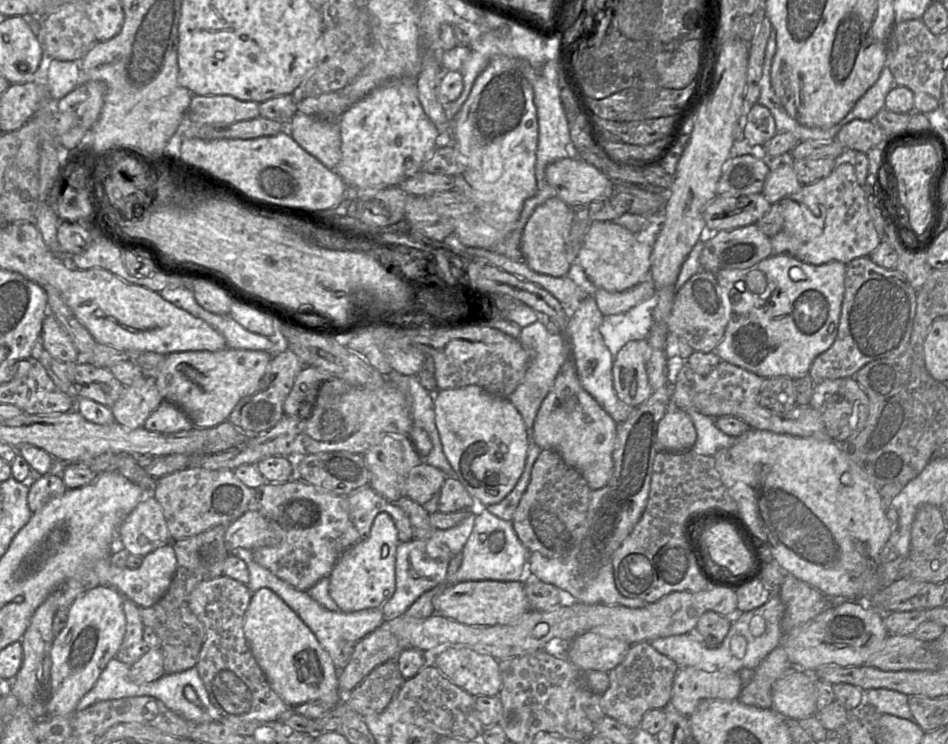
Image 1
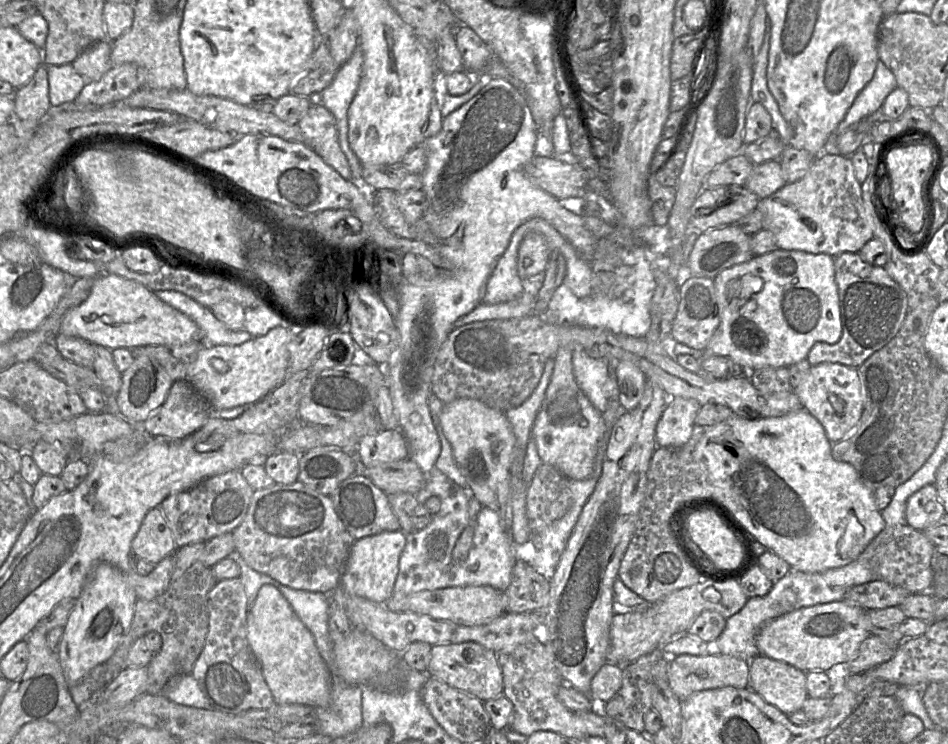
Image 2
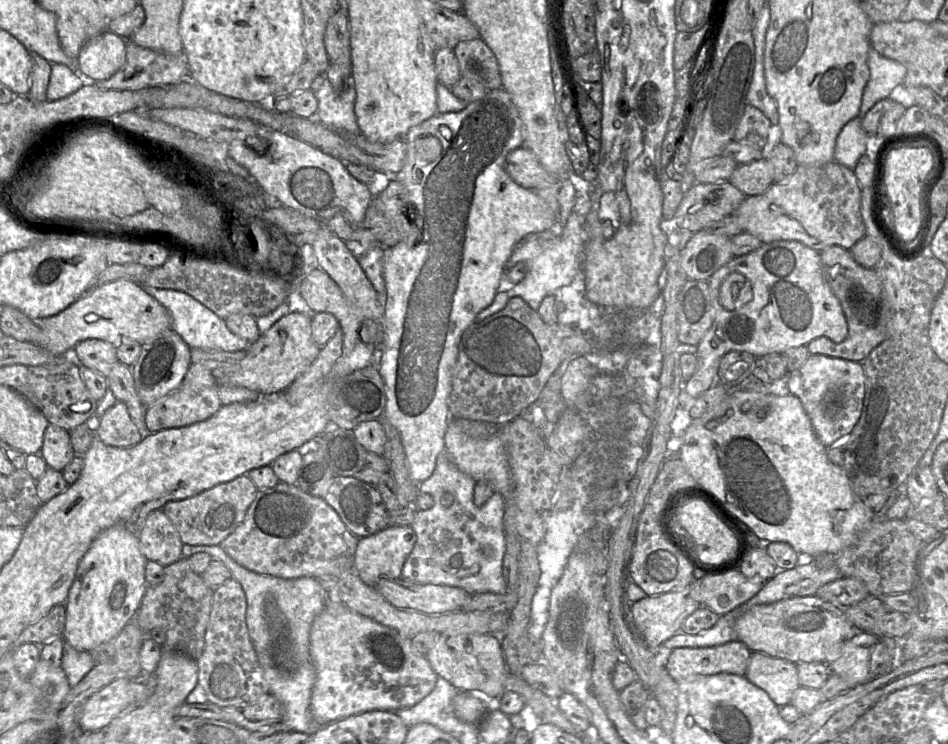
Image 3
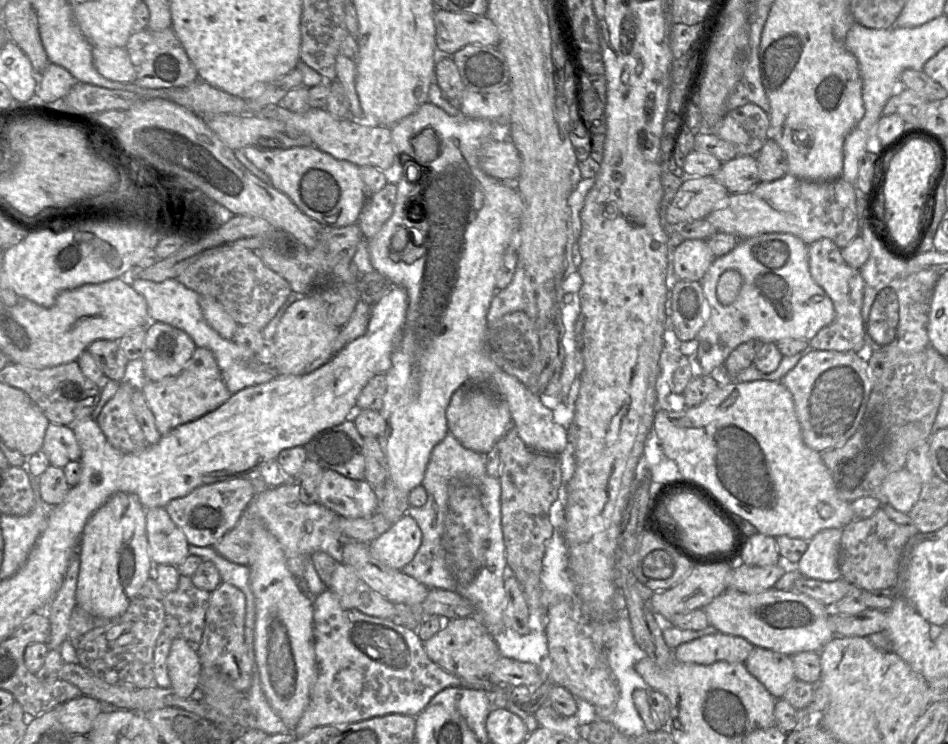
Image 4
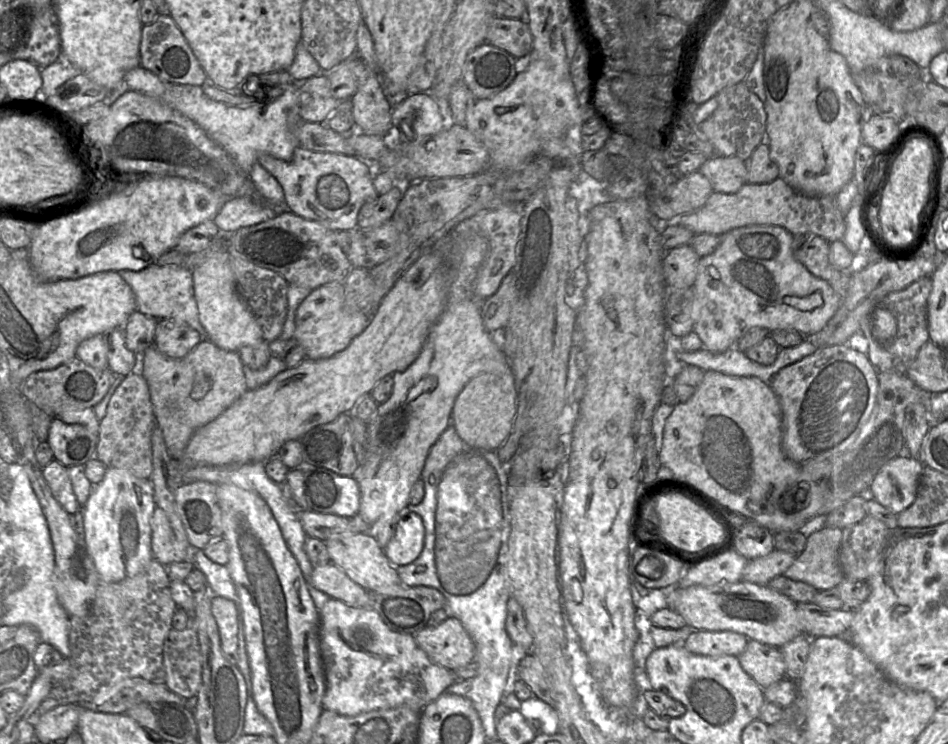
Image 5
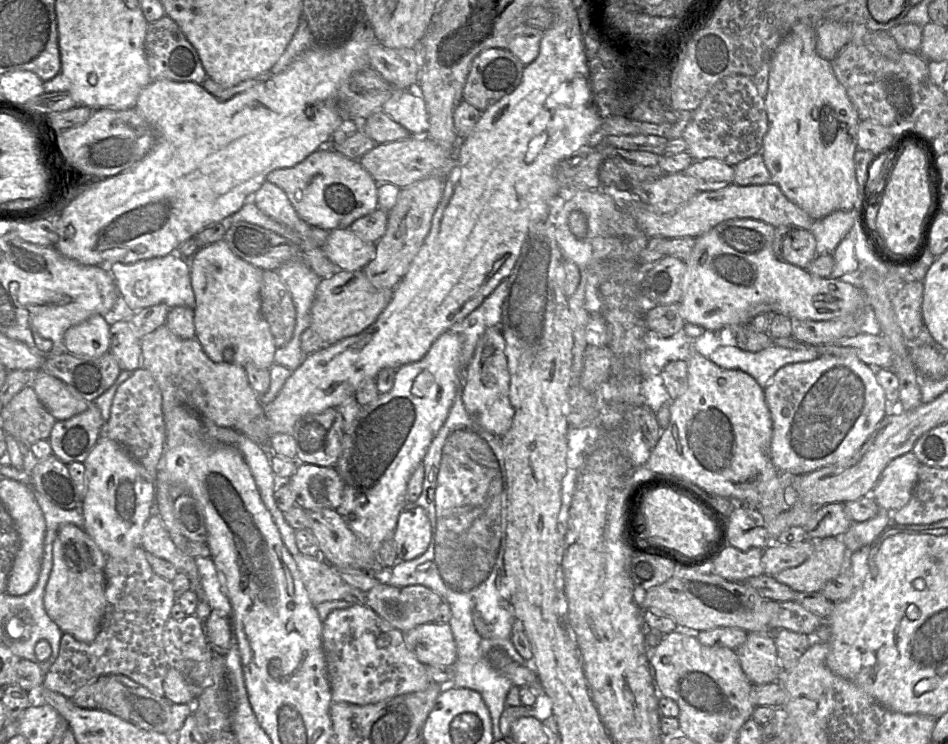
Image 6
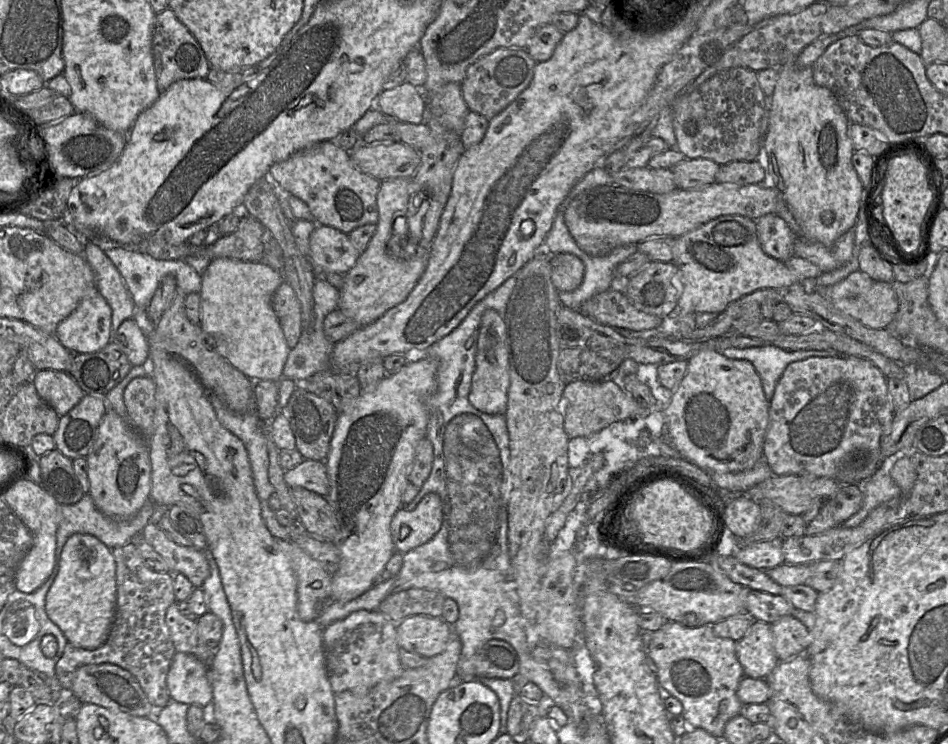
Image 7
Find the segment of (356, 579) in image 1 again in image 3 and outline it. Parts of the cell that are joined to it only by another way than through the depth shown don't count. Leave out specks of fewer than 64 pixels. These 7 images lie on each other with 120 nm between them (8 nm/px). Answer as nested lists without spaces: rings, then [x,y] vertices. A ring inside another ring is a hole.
[[[387,526],[370,536],[359,538],[354,556],[354,572],[371,587],[381,579],[398,579],[415,542],[416,534],[411,526]]]

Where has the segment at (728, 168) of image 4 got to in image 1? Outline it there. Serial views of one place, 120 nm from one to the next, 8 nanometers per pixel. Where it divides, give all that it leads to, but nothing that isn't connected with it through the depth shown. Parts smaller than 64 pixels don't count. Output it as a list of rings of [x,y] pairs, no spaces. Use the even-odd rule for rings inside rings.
[[[790,159],[770,162],[771,170],[764,182],[762,195],[770,204],[775,204],[798,192],[803,185],[799,182]]]

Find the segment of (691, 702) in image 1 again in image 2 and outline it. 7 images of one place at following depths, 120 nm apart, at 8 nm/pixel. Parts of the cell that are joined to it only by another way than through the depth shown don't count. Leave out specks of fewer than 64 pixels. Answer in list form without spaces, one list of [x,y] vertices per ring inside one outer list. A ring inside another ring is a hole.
[[[677,655],[669,662],[667,672],[669,686],[680,701],[687,699],[693,693],[708,689],[726,686],[733,686],[739,689],[750,688],[749,662],[750,661],[729,655]]]

